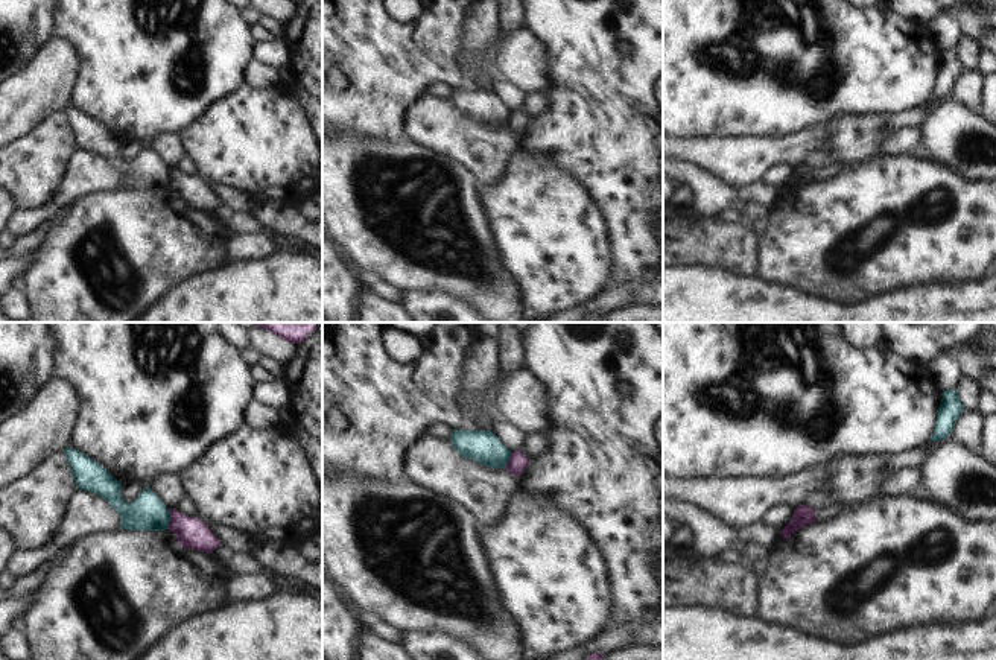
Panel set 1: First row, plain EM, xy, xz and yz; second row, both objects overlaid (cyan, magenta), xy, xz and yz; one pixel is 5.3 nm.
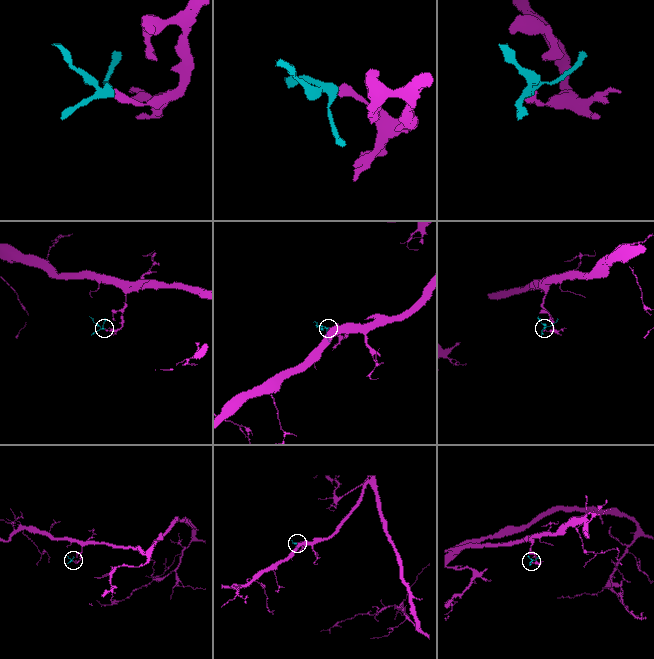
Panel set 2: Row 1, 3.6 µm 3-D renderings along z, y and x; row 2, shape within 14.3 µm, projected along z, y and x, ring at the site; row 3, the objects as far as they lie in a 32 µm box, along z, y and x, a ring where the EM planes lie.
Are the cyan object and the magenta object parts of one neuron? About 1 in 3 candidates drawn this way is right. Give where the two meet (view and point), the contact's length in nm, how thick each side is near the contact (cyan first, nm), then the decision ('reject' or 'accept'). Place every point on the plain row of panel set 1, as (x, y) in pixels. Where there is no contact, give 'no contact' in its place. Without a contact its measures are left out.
contact xy (169, 178); length 110 nm; calibres 190 and 160 nm; reject

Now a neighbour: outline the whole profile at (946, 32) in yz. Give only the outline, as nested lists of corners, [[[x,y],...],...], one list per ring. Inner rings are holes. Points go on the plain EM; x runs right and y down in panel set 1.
[[[940,12],[934,20],[926,23],[940,52],[955,49],[964,35],[960,24],[947,12]]]

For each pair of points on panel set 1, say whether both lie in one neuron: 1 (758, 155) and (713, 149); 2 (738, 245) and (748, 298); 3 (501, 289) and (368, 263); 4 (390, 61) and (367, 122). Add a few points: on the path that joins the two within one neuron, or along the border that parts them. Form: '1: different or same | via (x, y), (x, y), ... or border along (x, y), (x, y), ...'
1: same | via (747, 155), (724, 155)
2: different | border along (710, 265), (736, 274), (756, 276)
3: same | via (467, 279), (402, 263)
4: same | via (383, 76), (379, 92), (368, 107)

